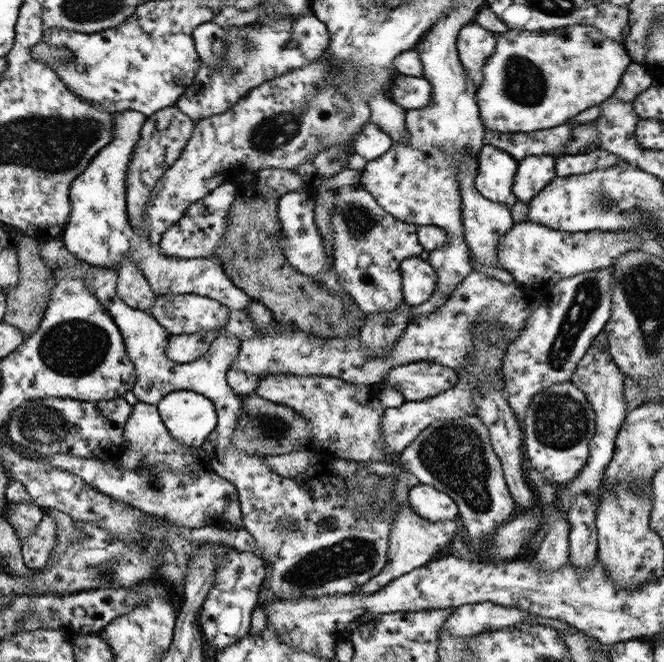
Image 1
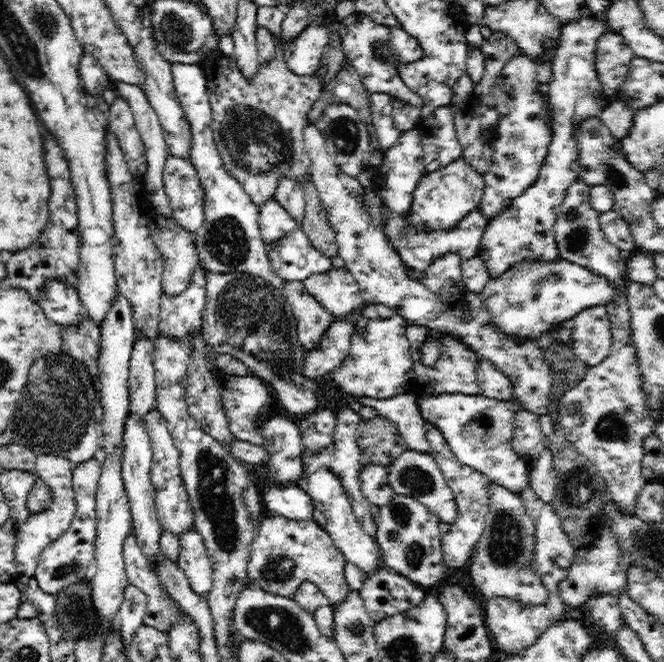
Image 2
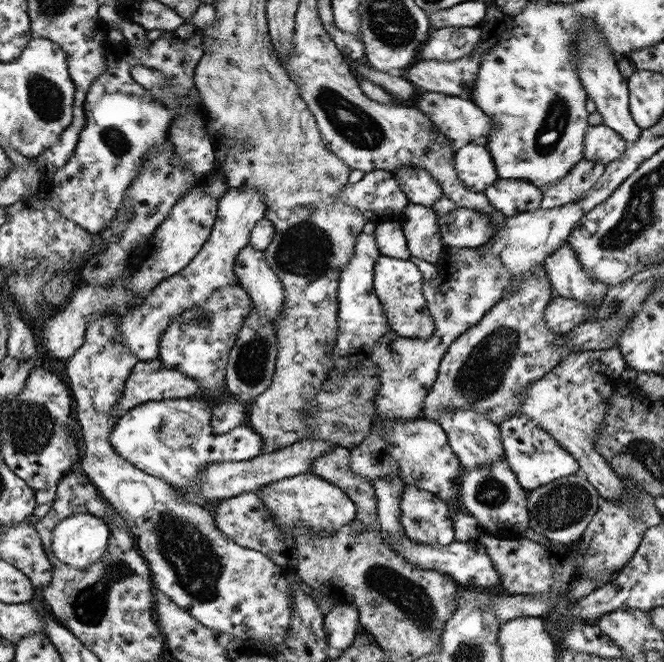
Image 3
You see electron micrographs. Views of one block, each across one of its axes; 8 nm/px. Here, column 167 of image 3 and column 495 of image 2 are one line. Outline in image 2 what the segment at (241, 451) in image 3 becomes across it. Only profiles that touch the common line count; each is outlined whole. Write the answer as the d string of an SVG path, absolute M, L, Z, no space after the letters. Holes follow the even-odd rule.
M422 394L418 405L424 422L438 427L448 446L462 464L484 473L496 484L519 495L529 482L531 464L513 448L514 419L523 408L515 400L504 401L490 397L467 394Z

